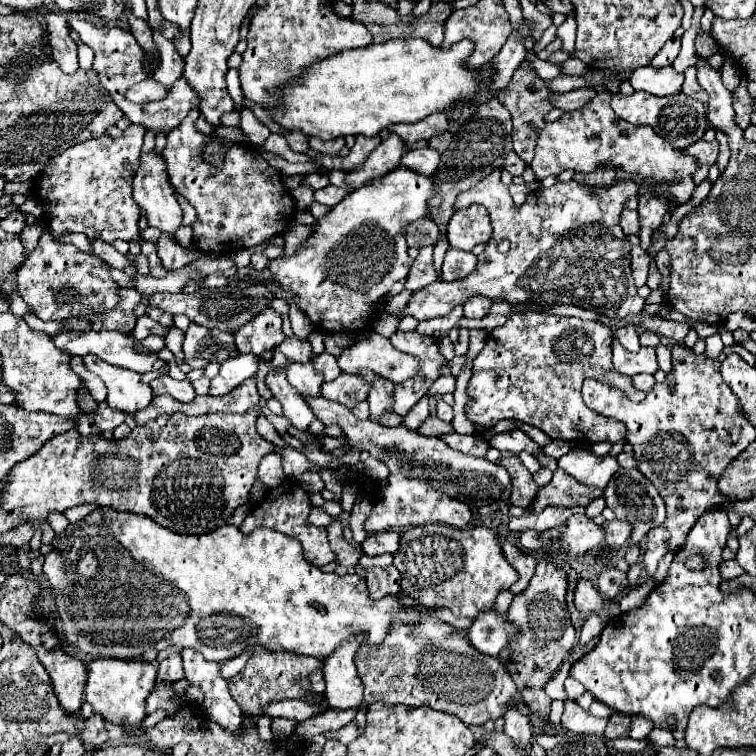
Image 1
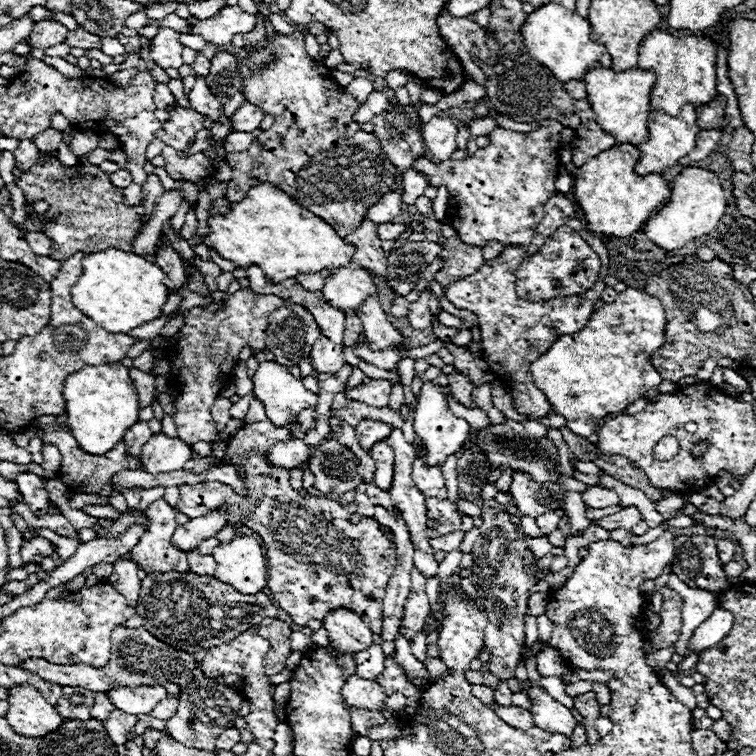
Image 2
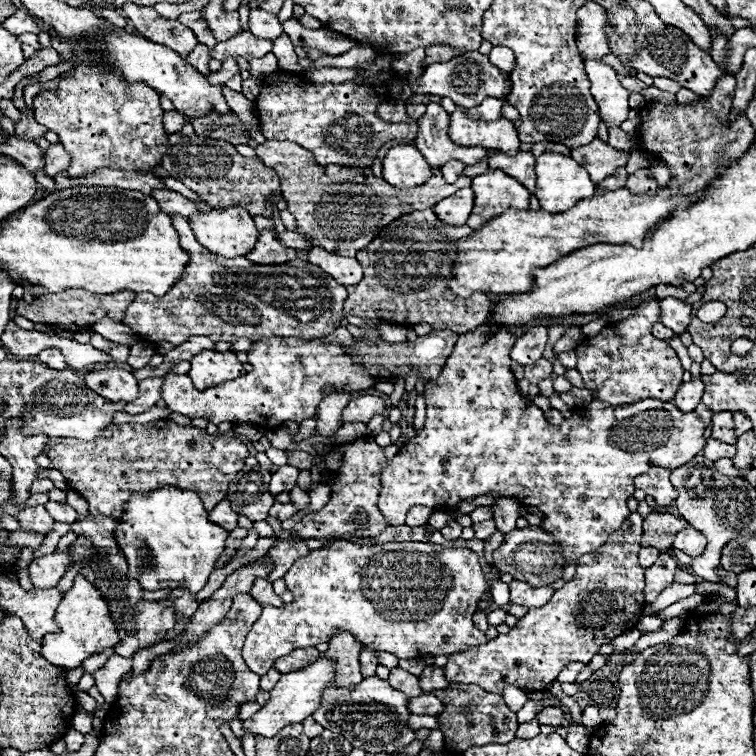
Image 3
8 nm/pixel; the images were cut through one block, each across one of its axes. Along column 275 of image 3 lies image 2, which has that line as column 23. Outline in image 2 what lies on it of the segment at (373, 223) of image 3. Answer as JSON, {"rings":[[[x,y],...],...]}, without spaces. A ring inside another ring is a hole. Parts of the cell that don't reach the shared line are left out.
{"rings":[[[22,140],[20,146],[16,148],[14,156],[16,156],[16,162],[36,162],[38,160],[38,148],[34,146],[32,140]]]}

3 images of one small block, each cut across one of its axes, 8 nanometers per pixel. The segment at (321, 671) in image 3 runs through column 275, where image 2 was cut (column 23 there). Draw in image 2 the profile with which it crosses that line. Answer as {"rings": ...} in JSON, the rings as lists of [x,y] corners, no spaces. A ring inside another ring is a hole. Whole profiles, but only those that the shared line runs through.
{"rings":[[[30,684],[10,688],[8,692],[10,710],[6,714],[6,720],[16,732],[20,732],[20,736],[42,738],[62,726],[64,718]]]}

